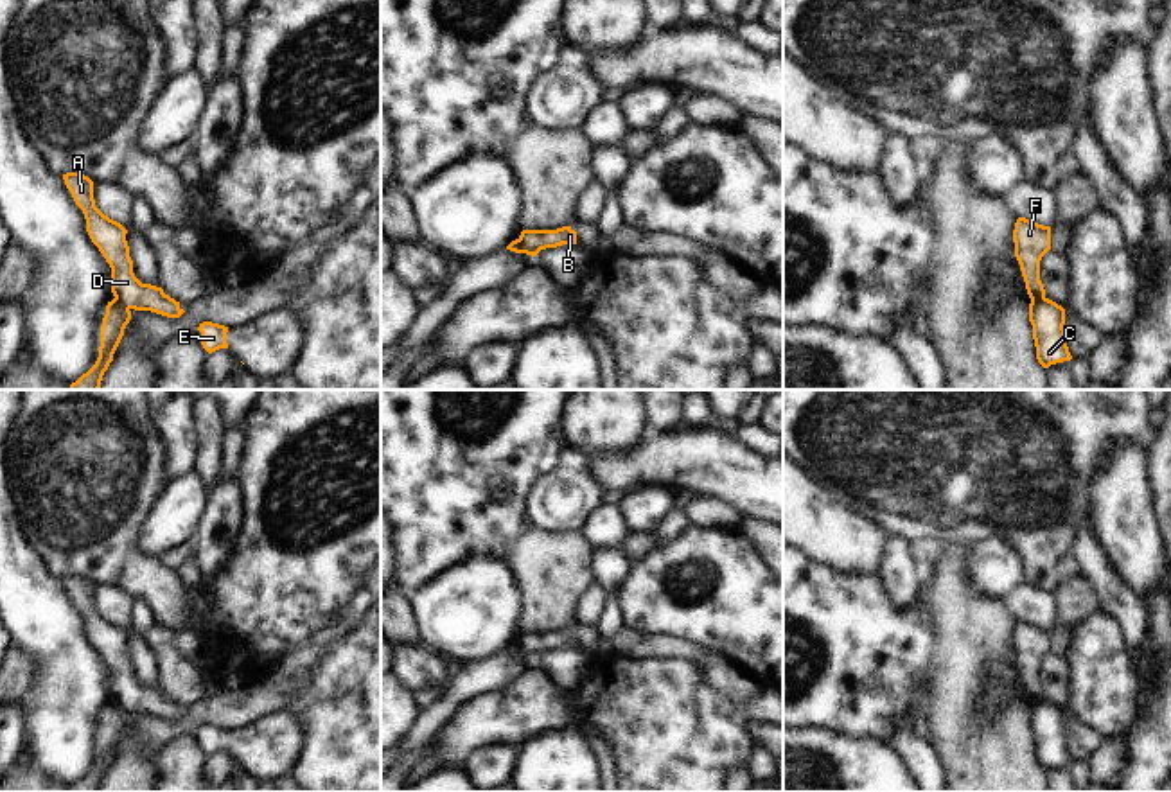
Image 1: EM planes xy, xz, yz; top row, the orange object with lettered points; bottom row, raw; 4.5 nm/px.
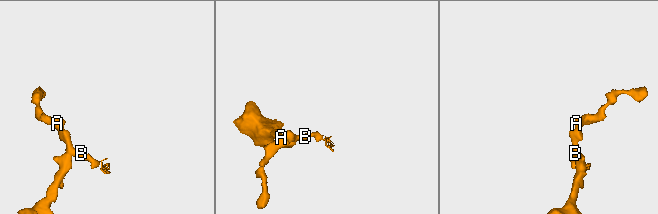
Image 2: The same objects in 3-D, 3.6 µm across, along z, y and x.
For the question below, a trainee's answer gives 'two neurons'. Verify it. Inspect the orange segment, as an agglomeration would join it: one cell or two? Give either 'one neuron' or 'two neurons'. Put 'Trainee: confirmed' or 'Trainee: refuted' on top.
Trainee: confirmed
two neurons

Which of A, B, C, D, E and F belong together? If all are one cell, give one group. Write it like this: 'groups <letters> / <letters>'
groups A B D E F / C

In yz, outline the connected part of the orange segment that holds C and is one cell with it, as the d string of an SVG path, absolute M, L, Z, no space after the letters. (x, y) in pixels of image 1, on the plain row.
M1049 700L1033 702L1029 706L1029 724L1036 761L1043 770L1072 761L1065 745L1065 711L1061 708Z

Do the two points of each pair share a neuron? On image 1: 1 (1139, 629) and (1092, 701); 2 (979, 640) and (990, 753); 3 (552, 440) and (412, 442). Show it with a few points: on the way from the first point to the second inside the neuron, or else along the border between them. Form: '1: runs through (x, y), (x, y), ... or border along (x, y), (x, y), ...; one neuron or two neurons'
1: border along (1103, 611), (1109, 611), (1118, 620), (1141, 686); two neurons
2: runs through (961, 668), (961, 724); one neuron
3: runs through (518, 440), (487, 440), (482, 446), (446, 442); one neuron

